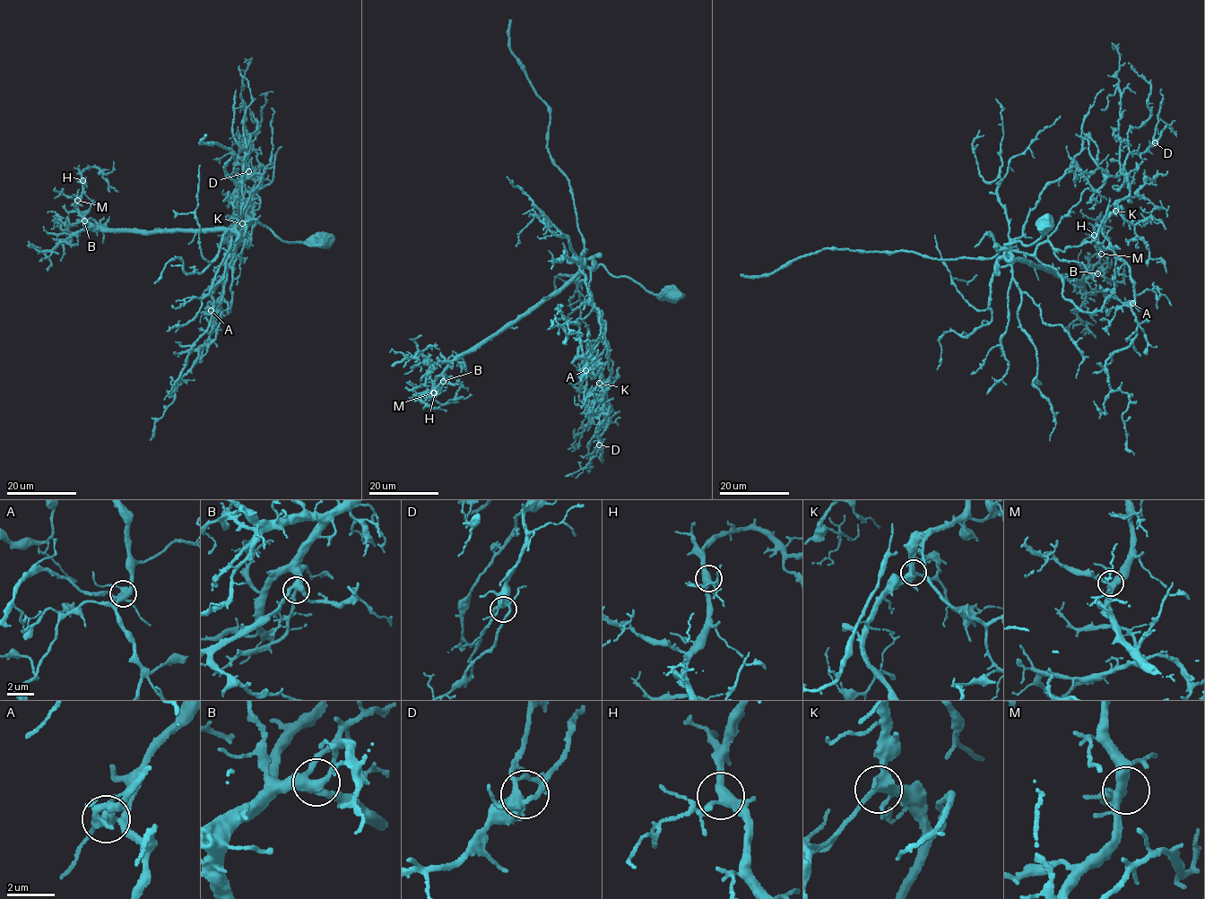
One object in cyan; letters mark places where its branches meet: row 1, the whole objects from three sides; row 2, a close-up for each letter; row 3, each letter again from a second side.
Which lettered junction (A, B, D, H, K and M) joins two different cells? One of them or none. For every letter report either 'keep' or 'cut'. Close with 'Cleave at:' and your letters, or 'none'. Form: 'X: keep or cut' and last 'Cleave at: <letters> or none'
A: cut
B: keep
D: keep
H: keep
K: keep
M: keep
Cleave at: A

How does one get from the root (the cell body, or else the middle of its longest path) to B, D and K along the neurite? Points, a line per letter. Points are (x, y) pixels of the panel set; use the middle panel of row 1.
B: (672, 295), (647, 292), (601, 264), (585, 266), (462, 352), (443, 381)
D: (672, 295), (647, 292), (601, 264), (591, 272), (589, 290), (610, 350), (598, 399), (611, 410), (599, 445)
K: (672, 295), (647, 292), (601, 264), (591, 272), (589, 290), (594, 307), (602, 313), (608, 355), (599, 383)

